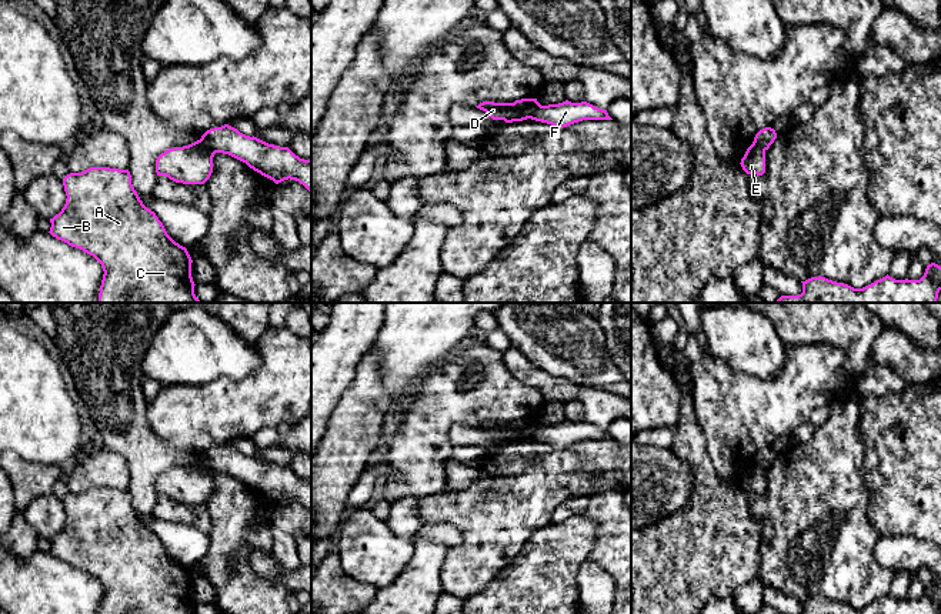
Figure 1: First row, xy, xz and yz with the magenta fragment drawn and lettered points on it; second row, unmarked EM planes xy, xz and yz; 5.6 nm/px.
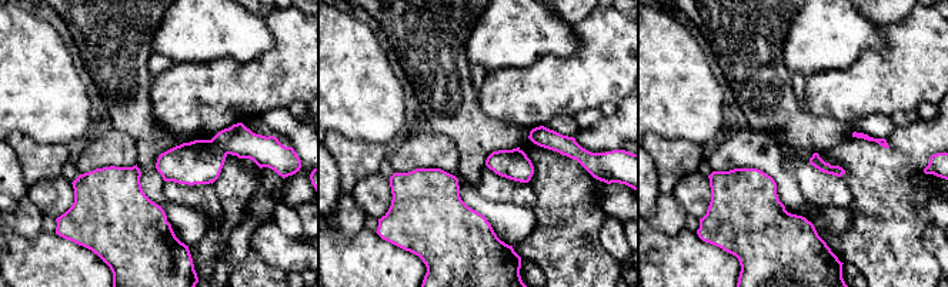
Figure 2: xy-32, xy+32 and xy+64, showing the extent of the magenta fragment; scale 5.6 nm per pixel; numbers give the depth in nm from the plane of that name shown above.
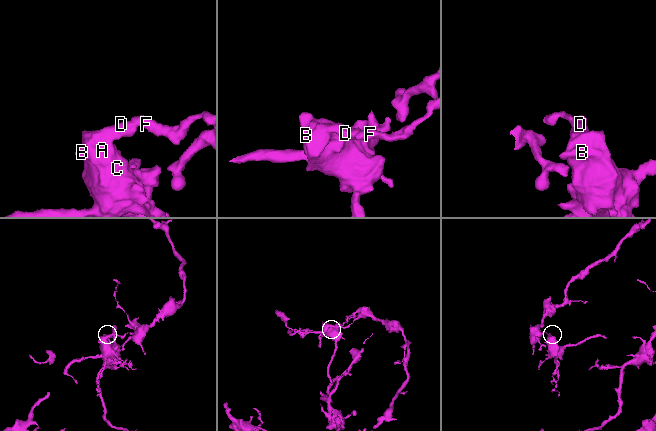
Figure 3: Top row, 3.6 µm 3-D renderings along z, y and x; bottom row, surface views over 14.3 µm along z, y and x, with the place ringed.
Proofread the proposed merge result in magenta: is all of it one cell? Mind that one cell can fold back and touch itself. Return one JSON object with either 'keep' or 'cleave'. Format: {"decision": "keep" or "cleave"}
{"decision": "cleave"}

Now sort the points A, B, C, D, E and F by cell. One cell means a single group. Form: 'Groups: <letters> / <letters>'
Groups: A B C D E / F

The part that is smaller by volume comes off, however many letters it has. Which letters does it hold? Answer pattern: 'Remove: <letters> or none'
Remove: A, B, C, D, E

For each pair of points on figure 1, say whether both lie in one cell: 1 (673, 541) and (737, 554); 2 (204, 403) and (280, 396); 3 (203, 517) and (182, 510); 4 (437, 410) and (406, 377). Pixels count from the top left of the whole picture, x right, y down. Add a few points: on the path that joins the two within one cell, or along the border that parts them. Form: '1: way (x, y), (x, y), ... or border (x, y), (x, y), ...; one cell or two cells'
1: way (688, 553), (721, 553); one cell
2: way (223, 403), (254, 403), (262, 400); one cell
3: way (197, 516), (187, 513); one cell
4: border (440, 366), (420, 381), (416, 394), (400, 411); two cells

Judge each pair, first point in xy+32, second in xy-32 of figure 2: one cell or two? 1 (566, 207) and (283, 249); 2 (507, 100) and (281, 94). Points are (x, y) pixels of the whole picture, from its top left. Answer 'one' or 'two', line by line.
1: two
2: one

